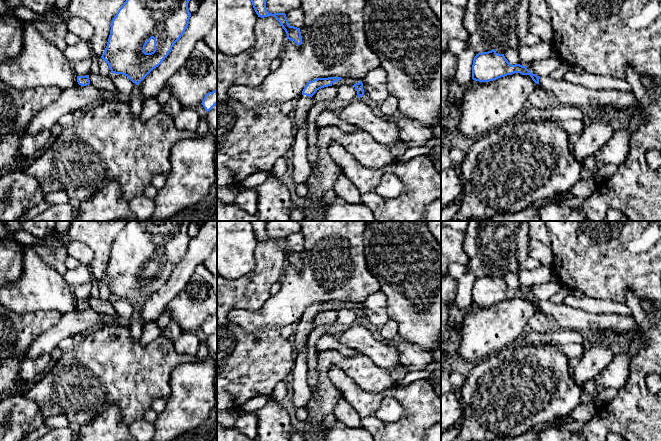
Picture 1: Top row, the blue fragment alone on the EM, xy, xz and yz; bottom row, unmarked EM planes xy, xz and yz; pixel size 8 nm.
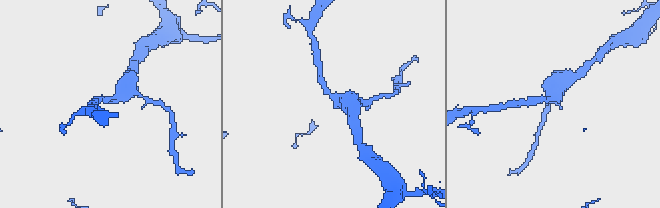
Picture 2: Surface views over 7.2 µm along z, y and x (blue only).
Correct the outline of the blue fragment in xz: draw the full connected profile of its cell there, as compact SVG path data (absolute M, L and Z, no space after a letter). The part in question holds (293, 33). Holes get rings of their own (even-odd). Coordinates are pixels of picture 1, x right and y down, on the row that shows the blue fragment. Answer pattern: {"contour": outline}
{"contour": "M251 0L253 8L257 13L258 17L264 18L273 15L279 21L282 28L285 30L287 34L287 39L294 41L297 45L301 45L302 37L300 28L290 26L288 24L288 20L285 13L269 13L266 9L266 1L267 0Z"}

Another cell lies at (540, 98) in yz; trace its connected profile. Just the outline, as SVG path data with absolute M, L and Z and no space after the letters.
M538 85L529 95L528 103L541 111L547 109L551 104L550 93Z

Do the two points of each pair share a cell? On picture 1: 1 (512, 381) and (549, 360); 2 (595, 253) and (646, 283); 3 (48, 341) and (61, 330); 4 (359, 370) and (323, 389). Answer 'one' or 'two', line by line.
1: one
2: one
3: one
4: one

